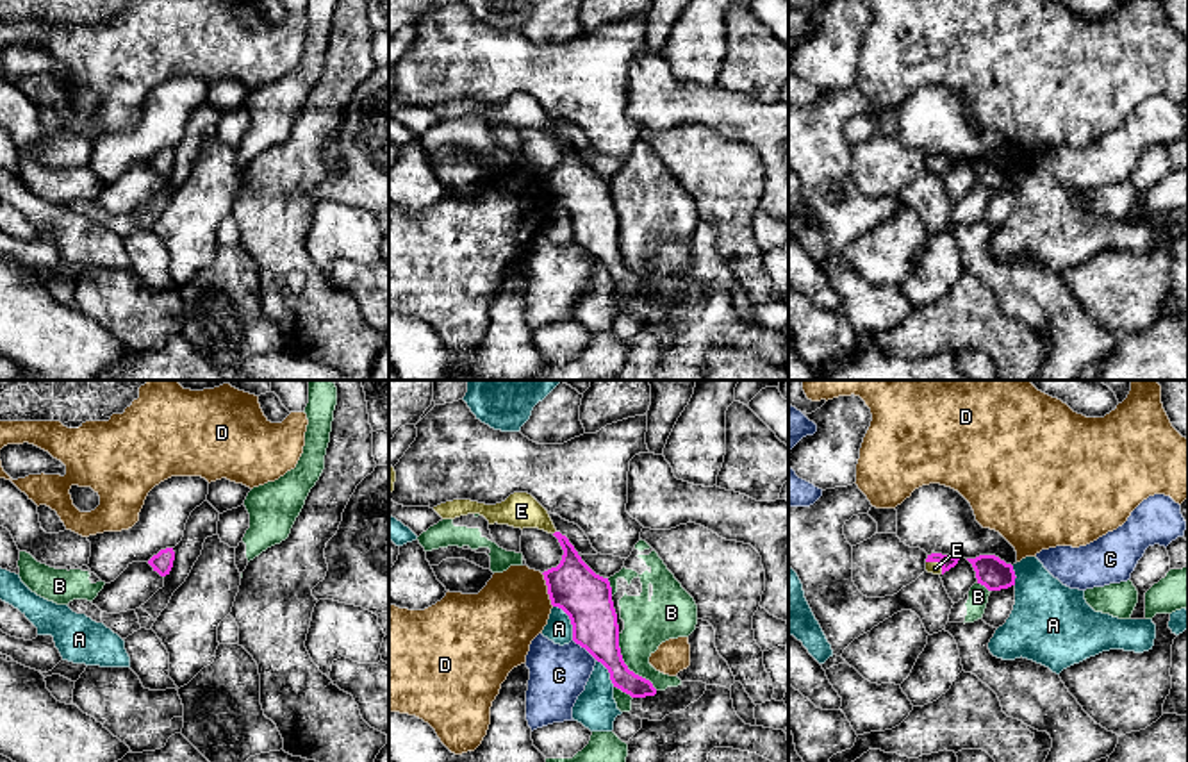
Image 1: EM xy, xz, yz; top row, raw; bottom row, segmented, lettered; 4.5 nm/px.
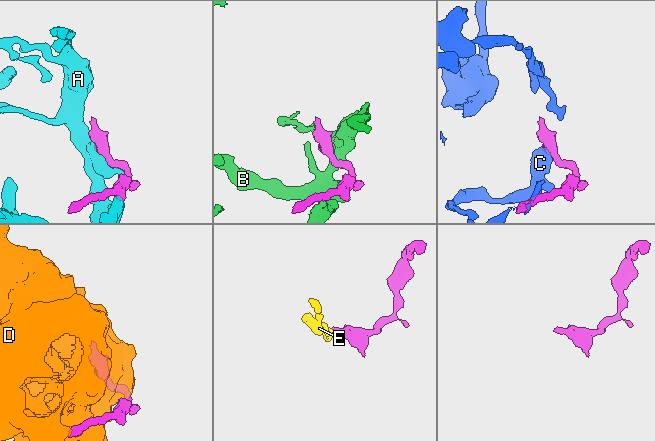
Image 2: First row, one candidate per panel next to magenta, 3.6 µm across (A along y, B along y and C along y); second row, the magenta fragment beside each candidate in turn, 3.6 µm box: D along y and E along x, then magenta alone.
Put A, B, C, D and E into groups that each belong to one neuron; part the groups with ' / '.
A / B / C / D / E

